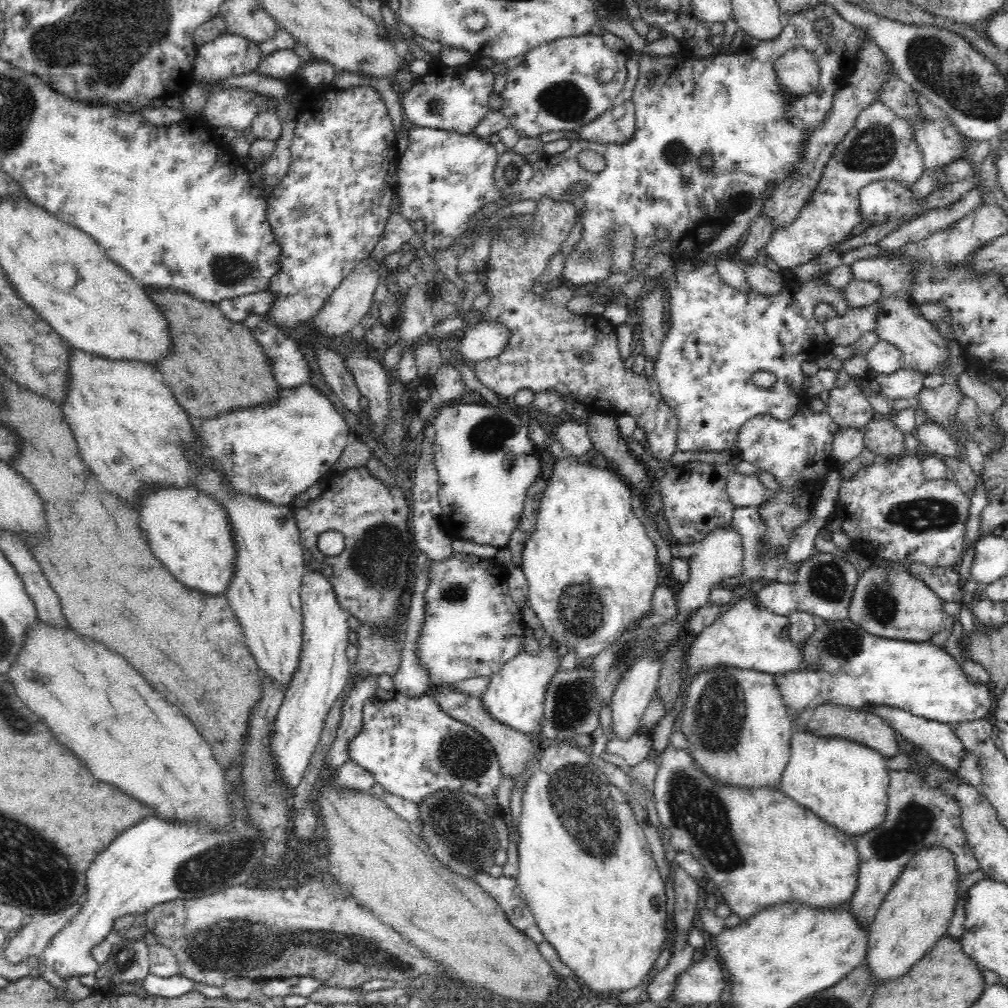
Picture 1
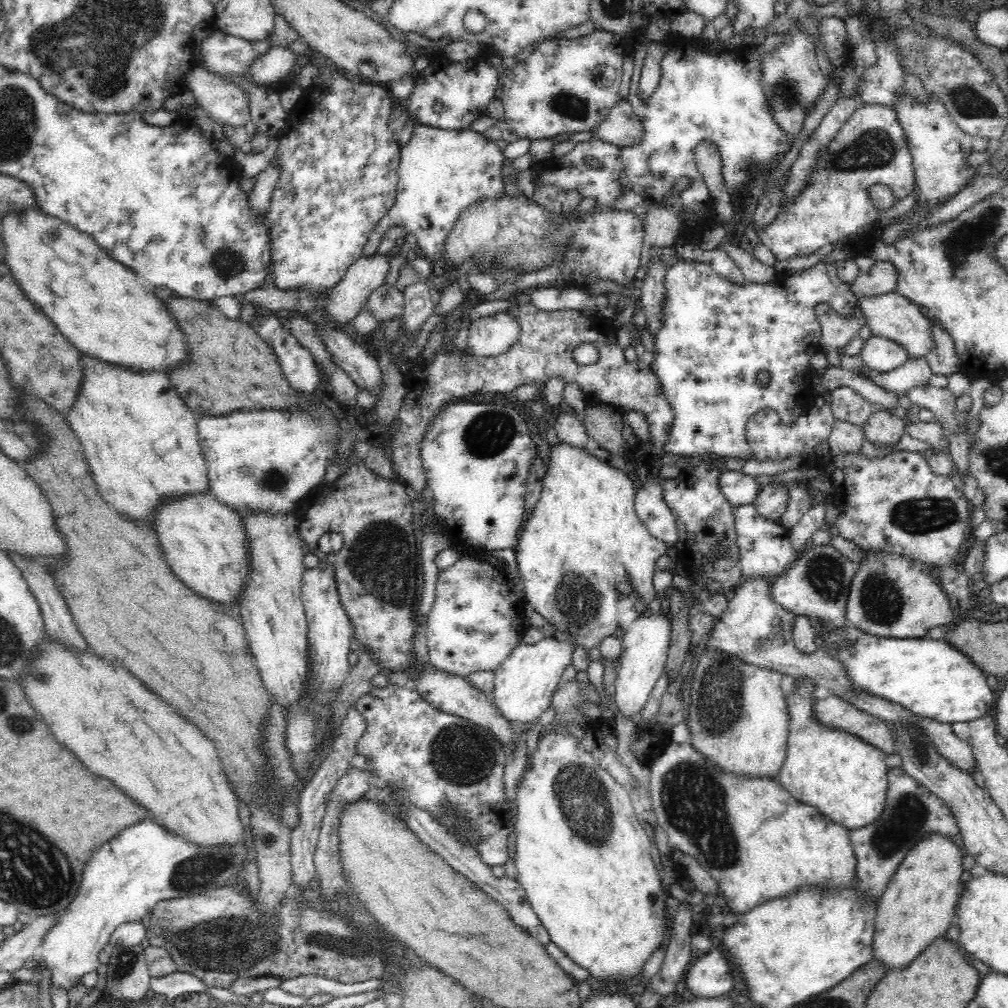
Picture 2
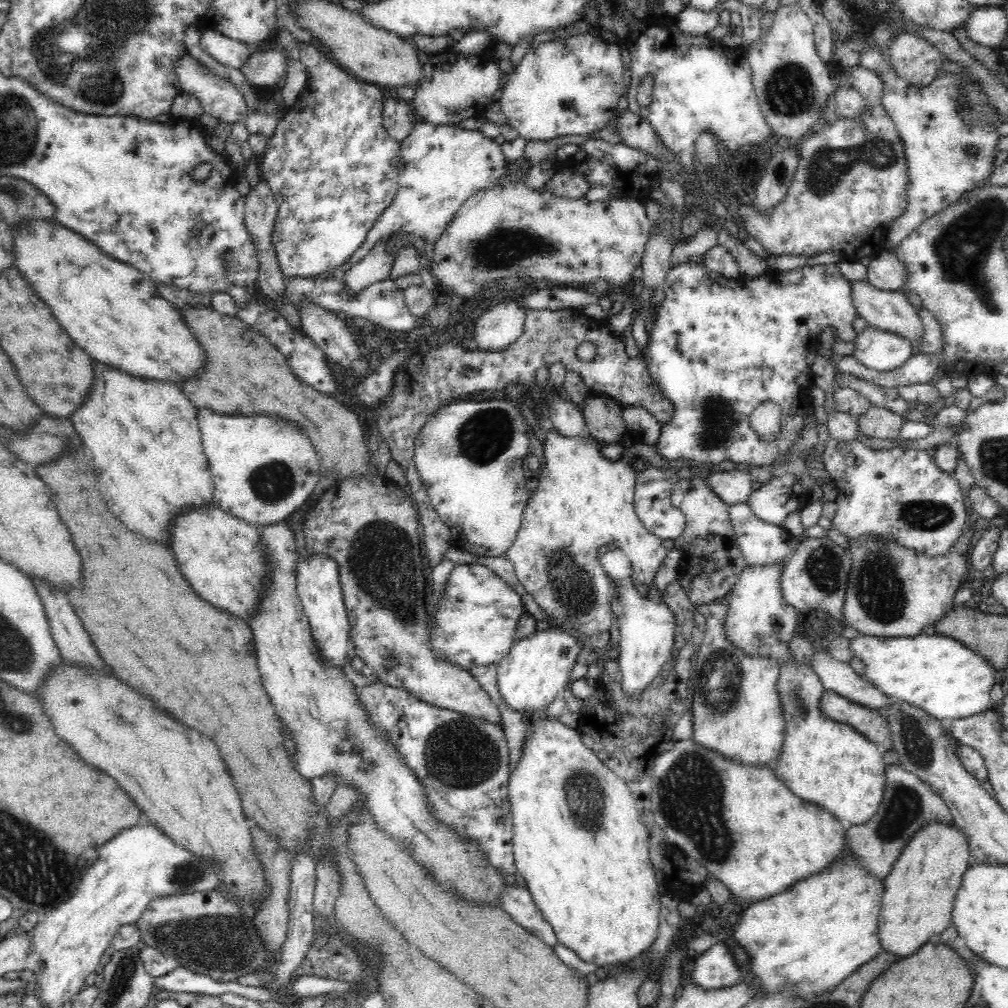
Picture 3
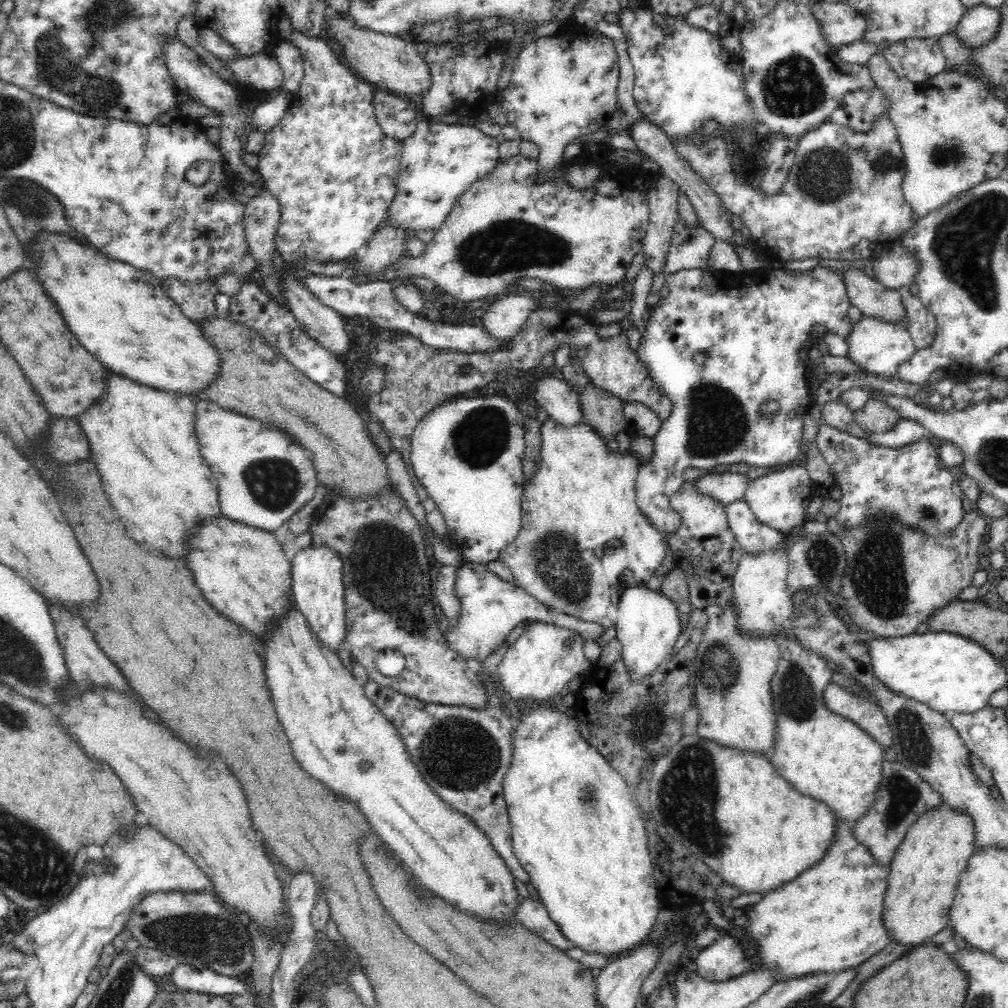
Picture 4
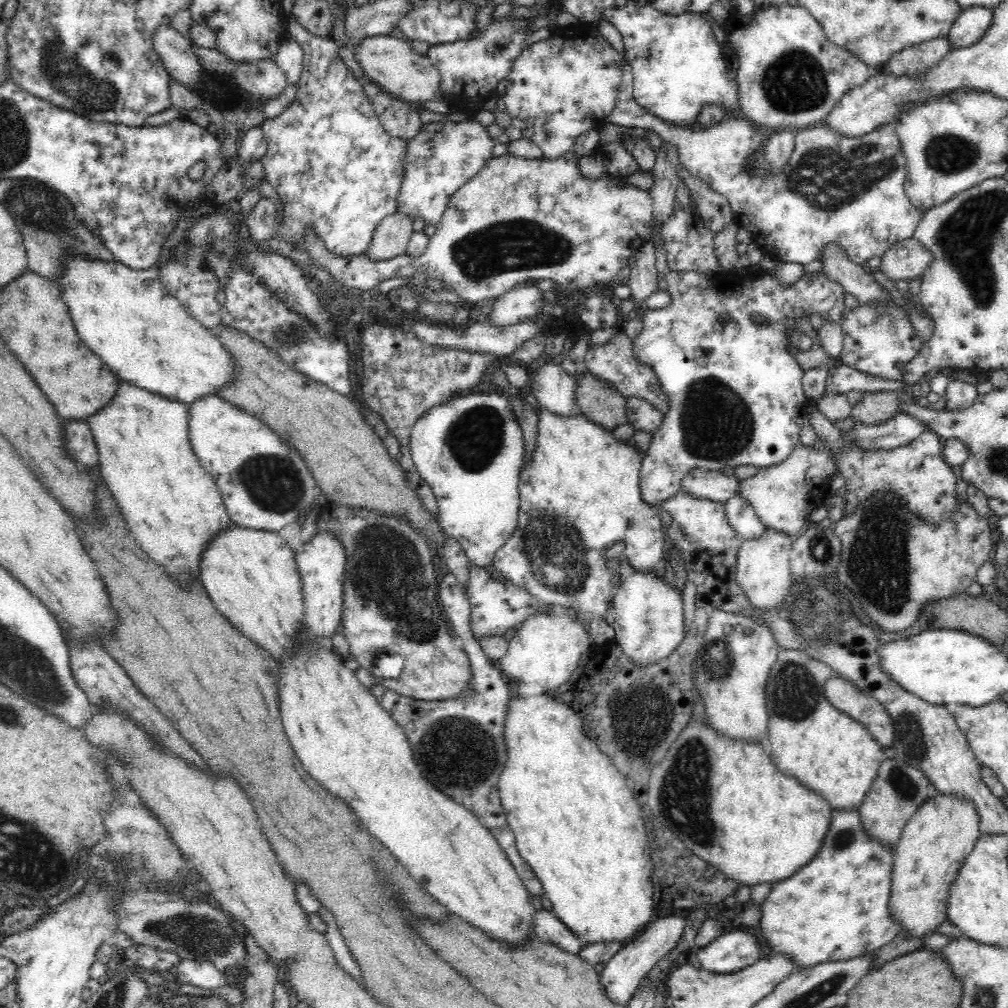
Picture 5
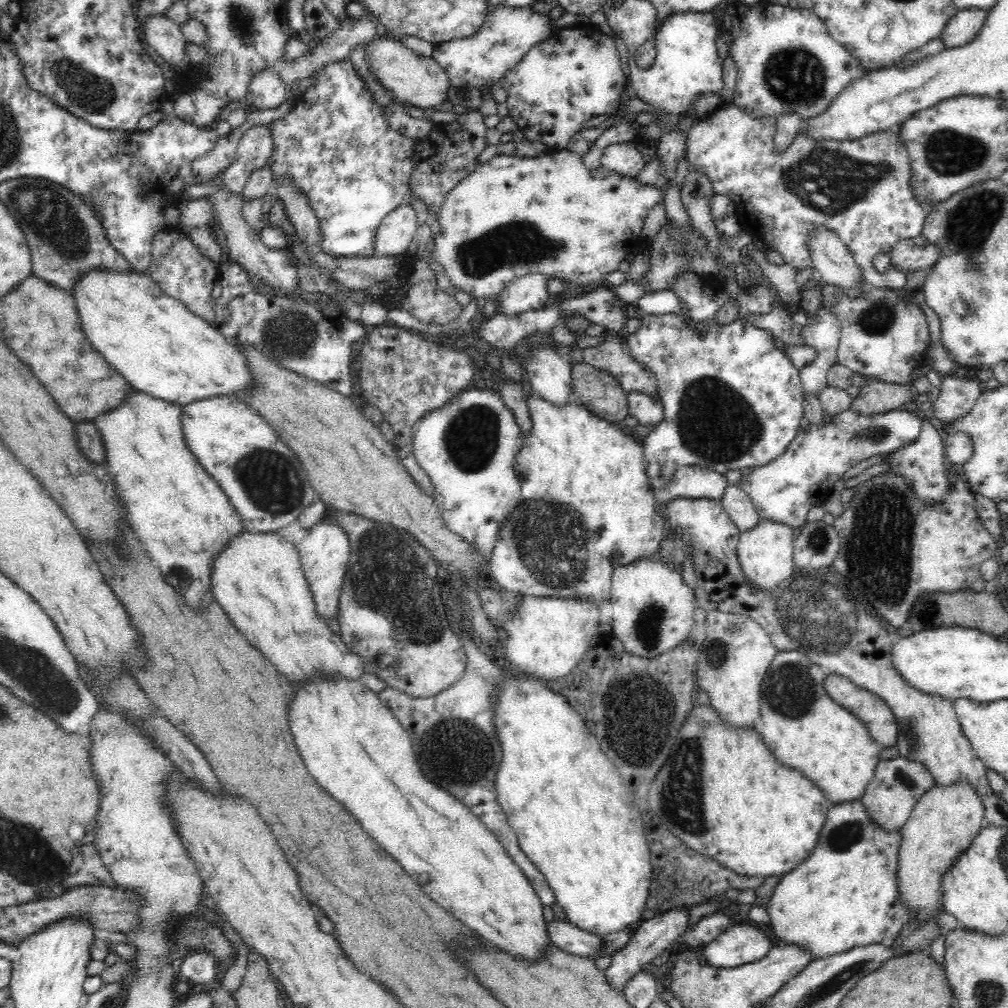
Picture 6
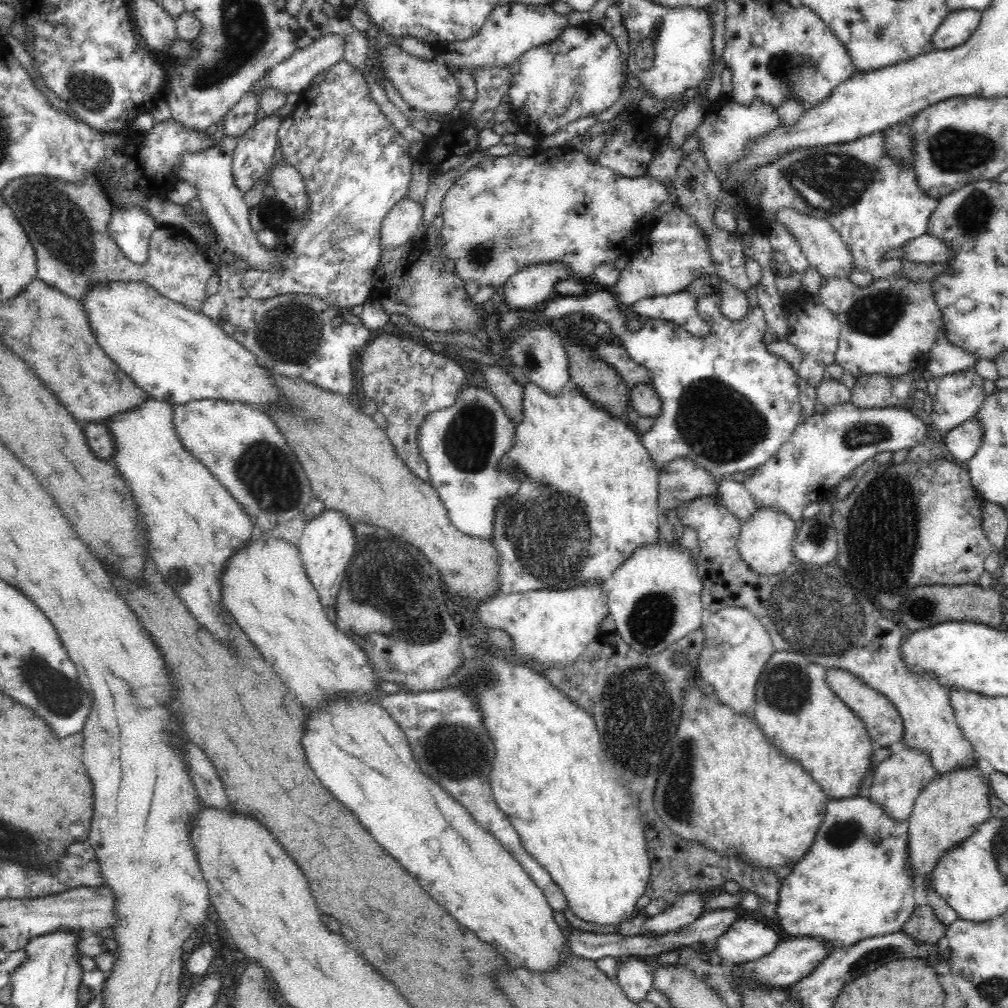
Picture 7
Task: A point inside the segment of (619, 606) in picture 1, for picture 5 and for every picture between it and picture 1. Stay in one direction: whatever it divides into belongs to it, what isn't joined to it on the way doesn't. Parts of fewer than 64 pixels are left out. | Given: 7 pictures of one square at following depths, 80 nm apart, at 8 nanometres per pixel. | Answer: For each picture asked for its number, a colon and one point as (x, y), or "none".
2: (585, 519)
3: (584, 503)
4: (582, 498)
5: (579, 495)

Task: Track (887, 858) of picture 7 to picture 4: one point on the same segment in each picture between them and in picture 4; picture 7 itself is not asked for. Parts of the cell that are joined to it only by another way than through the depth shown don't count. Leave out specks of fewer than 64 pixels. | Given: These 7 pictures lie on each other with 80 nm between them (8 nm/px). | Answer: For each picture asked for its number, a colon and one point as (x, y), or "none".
4: (828, 920)
5: (835, 908)
6: (843, 896)

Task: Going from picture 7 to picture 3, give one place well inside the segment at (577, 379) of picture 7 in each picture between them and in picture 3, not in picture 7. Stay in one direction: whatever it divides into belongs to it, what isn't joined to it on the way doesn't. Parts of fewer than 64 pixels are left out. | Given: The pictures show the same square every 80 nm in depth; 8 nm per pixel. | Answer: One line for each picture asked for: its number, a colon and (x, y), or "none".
3: (603, 416)
4: (602, 411)
5: (600, 403)
6: (600, 393)

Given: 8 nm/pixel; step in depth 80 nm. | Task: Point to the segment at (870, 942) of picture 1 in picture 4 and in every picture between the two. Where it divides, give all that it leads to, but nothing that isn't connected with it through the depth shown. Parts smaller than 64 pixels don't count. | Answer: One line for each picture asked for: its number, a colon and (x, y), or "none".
2: (918, 906)
3: (917, 903)
4: (922, 881)

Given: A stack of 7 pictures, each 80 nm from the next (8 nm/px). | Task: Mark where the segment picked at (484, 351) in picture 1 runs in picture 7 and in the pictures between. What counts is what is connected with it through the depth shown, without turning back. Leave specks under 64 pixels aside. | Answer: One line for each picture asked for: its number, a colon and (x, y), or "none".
2: (489, 336)
3: (494, 330)
4: (503, 320)
5: (521, 303)
6: (527, 293)
7: (530, 288)

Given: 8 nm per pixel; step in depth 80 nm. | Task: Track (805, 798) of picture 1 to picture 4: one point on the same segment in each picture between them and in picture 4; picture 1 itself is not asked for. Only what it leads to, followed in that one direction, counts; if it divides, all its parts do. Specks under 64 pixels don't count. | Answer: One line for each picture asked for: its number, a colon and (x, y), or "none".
2: (842, 777)
3: (828, 763)
4: (823, 756)

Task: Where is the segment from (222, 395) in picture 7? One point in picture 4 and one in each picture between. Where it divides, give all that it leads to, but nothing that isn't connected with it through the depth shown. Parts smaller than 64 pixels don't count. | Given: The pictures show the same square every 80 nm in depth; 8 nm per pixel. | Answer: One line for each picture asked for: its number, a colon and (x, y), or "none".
4: (122, 315)
5: (144, 335)
6: (161, 348)

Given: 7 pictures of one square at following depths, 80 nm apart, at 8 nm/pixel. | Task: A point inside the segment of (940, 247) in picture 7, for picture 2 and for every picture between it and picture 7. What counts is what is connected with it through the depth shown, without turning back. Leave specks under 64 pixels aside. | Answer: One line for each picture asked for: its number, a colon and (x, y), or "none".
2: (881, 280)
3: (885, 272)
4: (895, 268)
5: (907, 259)
6: (910, 255)

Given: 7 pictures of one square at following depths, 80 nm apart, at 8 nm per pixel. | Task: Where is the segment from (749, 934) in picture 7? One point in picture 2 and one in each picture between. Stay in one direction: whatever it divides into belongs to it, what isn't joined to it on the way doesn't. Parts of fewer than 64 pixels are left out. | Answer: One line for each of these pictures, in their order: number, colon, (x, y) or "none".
2: (709, 977)
3: (716, 969)
4: (725, 959)
5: (733, 951)
6: (740, 944)

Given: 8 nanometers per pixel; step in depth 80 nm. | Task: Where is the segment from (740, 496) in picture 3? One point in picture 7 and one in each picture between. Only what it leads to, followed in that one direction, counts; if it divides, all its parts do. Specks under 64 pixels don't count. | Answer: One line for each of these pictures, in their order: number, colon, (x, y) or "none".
4: (725, 487)
5: (714, 485)
6: (694, 482)
7: (683, 480)

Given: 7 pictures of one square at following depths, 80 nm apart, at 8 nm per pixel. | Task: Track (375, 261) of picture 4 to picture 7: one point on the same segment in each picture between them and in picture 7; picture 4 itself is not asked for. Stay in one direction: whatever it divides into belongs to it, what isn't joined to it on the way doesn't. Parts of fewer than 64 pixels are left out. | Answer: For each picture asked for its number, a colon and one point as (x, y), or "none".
5: (390, 238)
6: (394, 234)
7: (399, 226)

